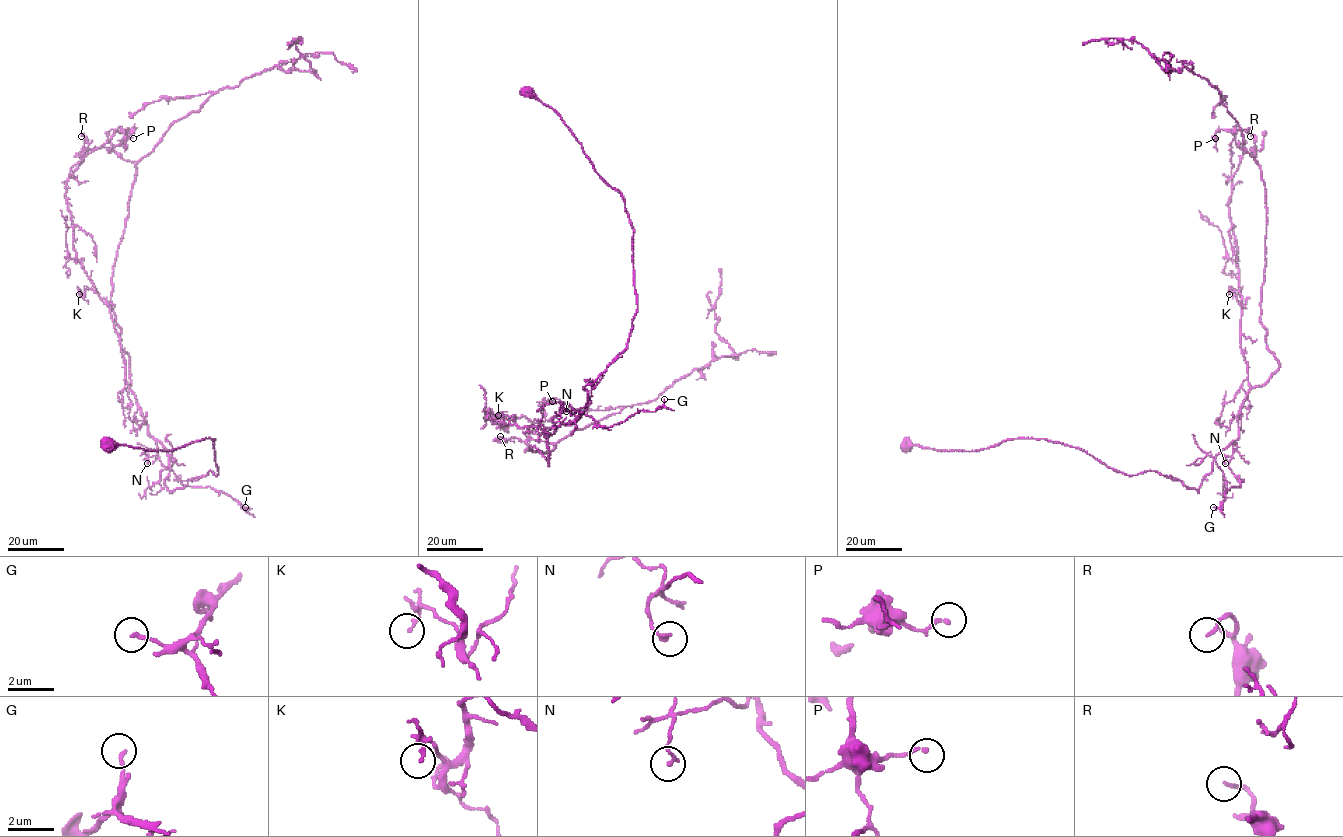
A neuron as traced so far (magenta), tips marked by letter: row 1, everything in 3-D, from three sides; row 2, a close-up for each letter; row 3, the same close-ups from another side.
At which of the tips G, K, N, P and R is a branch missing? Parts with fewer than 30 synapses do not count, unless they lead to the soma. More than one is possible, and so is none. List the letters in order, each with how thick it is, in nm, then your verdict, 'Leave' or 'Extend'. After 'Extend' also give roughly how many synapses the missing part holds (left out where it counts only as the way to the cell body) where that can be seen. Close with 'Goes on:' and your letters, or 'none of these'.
G: Thickness 150 nm. Leave
K: Thickness 110 nm. Leave
N: Thickness 160 nm. Leave
P: Thickness 160 nm. Leave
R: Thickness 130 nm. Leave
Goes on: none of these

